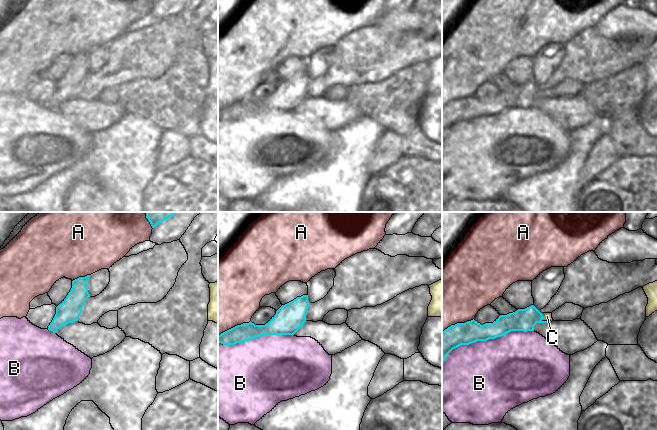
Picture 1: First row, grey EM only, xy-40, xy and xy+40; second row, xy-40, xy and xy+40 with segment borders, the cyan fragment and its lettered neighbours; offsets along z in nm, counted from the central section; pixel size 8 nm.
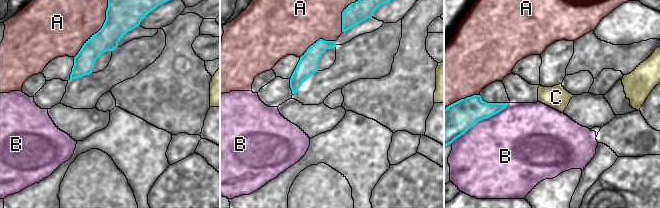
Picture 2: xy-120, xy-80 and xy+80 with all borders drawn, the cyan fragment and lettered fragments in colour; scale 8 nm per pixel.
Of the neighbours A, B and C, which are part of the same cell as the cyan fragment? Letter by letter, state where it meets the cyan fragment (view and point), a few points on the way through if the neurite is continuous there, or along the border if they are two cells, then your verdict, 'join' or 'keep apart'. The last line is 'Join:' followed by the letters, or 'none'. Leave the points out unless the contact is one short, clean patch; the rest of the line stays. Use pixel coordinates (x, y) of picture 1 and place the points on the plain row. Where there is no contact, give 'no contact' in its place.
A: contact xy (235, 102); keep apart
B: contact xy+40 (486, 116); keep apart
C: contact xy+40 (544, 97); border xy+40 (542, 90), (543, 96), (551, 97); keep apart
Join: none

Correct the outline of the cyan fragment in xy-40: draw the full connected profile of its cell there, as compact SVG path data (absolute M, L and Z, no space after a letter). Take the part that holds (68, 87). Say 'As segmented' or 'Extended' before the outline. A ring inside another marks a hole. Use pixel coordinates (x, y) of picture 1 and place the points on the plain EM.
As segmented. M90 51L72 57L72 64L66 74L56 83L56 90L48 106L56 109L61 103L78 97L86 76L90 73L88 56Z

